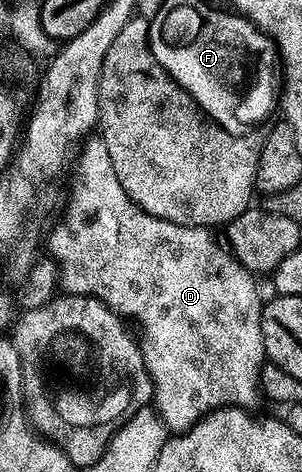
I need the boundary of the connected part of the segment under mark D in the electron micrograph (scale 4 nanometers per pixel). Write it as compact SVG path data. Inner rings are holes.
M90 135L80 145L75 156L75 163L71 168L71 179L68 181L68 188L69 201L65 204L65 213L62 214L61 221L54 226L53 233L49 236L49 248L47 244L48 255L57 264L56 271L59 273L60 287L65 287L62 289L71 296L93 296L97 300L104 302L112 312L116 312L118 316L126 321L134 320L137 323L137 328L141 331L141 341L139 341L141 363L144 371L146 373L149 371L149 380L153 383L154 402L152 401L152 403L155 405L155 411L164 422L166 429L173 434L187 432L193 425L202 420L208 412L213 412L217 408L253 410L253 407L257 404L257 399L261 400L263 396L261 391L261 369L267 363L265 347L263 346L263 330L261 329L263 296L257 293L257 284L253 281L256 280L254 273L248 272L234 258L228 247L220 239L217 241L213 237L214 233L210 229L192 228L175 222L167 222L163 218L155 218L151 214L144 212L129 197L127 190L123 190L123 186L119 186L119 177L115 175L115 166L111 166L111 154L100 135Z

